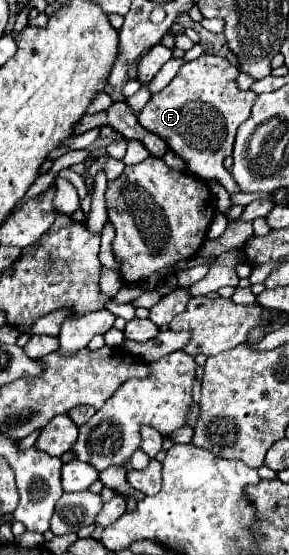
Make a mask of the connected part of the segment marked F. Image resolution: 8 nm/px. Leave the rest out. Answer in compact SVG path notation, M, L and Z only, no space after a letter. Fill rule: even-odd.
M203 54L197 60L183 64L177 76L169 82L169 86L163 88L159 94L153 94L147 106L143 108L143 112L139 114L139 124L145 130L163 138L169 150L173 150L177 156L181 156L187 162L189 174L201 180L215 178L225 186L229 194L233 194L233 178L231 178L231 172L225 170L223 160L233 154L233 142L235 142L237 128L241 122L249 118L251 106L255 104L255 98L257 98L255 92L243 92L237 88L237 76L239 76L237 66L233 66L227 58Z

